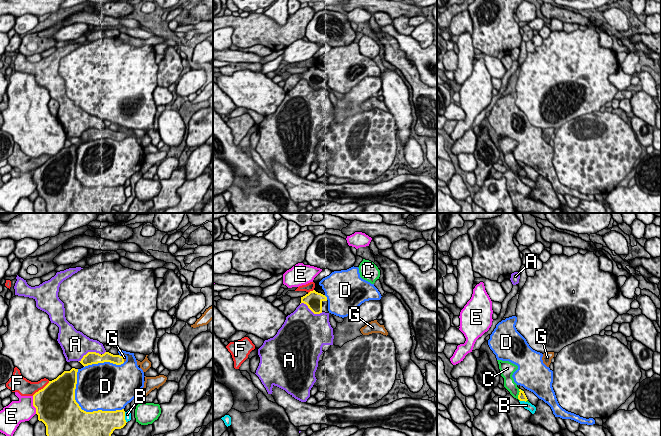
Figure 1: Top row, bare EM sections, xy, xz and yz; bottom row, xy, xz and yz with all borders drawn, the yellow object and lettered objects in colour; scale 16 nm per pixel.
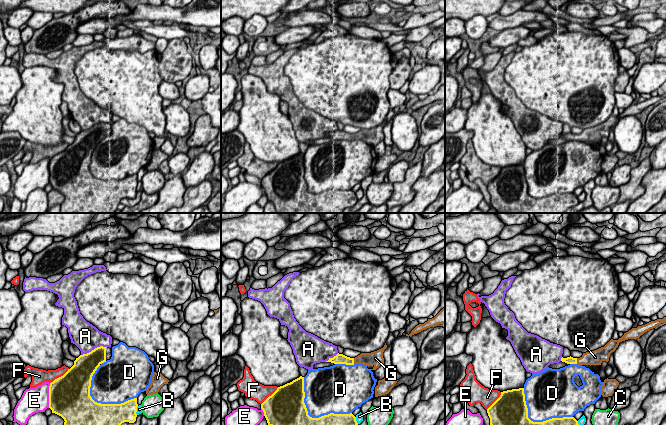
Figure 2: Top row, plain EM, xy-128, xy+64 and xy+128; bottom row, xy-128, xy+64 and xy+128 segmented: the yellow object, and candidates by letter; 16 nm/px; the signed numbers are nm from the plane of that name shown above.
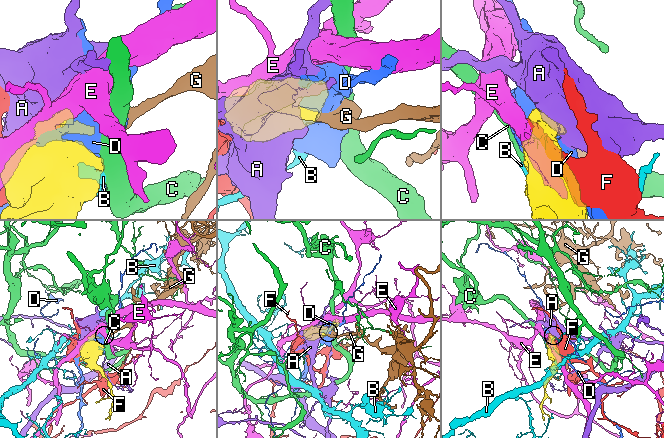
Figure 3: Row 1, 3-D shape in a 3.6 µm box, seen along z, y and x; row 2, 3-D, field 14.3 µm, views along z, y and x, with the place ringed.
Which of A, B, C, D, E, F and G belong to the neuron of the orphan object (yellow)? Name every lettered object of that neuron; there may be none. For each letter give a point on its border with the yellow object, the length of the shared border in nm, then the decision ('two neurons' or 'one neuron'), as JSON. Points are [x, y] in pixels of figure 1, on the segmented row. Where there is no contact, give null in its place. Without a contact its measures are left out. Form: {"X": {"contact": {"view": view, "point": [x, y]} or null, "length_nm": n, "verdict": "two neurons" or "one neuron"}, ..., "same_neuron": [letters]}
{"A": {"contact": {"view": "xy", "point": [89, 352]}, "length_nm": 400, "verdict": "two neurons"}, "B": {"contact": {"view": "xy", "point": [124, 417]}, "length_nm": 180, "verdict": "two neurons"}, "C": {"contact": {"view": "yz", "point": [518, 395]}, "length_nm": 190, "verdict": "two neurons"}, "D": {"contact": {"view": "xy", "point": [83, 410]}, "length_nm": 1000, "verdict": "two neurons"}, "E": {"contact": {"view": "xy", "point": [33, 405]}, "length_nm": 300, "verdict": "two neurons"}, "F": {"contact": {"view": "xy", "point": [41, 389]}, "length_nm": 360, "verdict": "two neurons"}, "G": {"contact": {"view": "xy", "point": [123, 359]}, "length_nm": 80, "verdict": "one neuron"}, "same_neuron": ["G"]}

